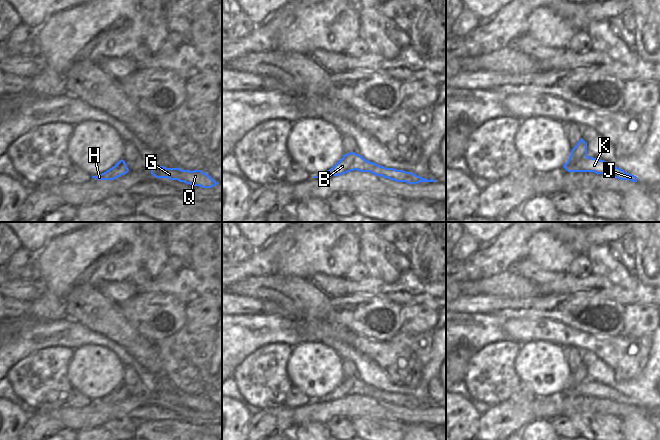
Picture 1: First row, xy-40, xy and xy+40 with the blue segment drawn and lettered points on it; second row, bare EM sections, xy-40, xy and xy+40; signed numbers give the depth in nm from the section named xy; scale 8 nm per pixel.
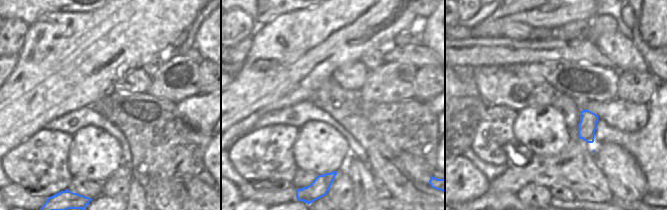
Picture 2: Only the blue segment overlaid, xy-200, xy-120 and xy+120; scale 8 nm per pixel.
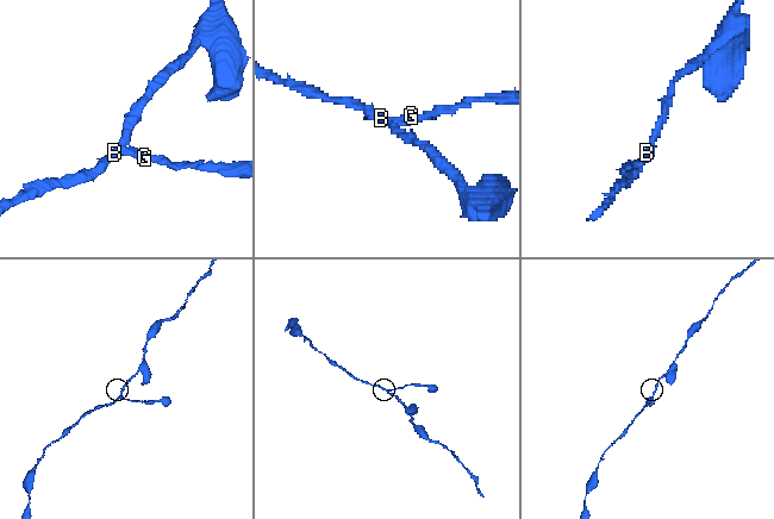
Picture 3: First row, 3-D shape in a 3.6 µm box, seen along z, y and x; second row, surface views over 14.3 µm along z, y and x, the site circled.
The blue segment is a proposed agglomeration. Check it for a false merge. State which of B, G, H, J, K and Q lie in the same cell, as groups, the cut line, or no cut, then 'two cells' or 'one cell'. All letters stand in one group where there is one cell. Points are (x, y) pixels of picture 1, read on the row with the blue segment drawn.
B H / G J K Q; cut in xy+40 along (586, 155), (582, 156), (575, 163), (573, 169), (567, 170); two cells

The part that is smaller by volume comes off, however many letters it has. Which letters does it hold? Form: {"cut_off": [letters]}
{"cut_off": ["G", "J", "K", "Q"]}

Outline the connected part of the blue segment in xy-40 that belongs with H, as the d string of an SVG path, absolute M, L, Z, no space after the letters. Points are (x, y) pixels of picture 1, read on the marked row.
M120 160L106 172L102 173L98 176L92 176L92 178L96 178L98 180L114 180L128 172L129 172L129 169L128 169L125 161Z

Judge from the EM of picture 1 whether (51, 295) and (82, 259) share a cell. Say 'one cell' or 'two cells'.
one cell

